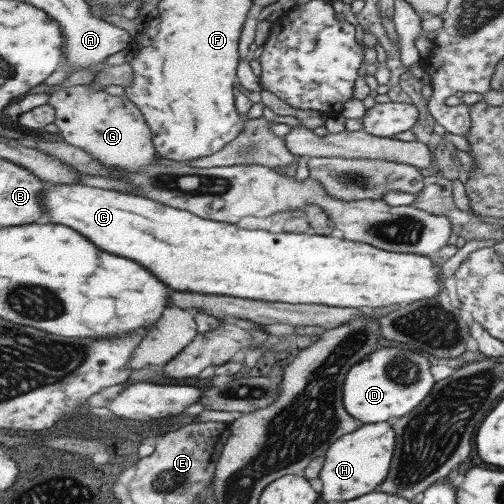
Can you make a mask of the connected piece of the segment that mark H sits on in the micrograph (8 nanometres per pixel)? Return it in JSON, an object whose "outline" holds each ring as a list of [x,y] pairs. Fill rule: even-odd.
{"outline":[[[390,422],[363,424],[361,428],[339,436],[325,452],[318,478],[321,480],[321,498],[327,502],[347,501],[368,495],[385,479],[392,458],[394,431]]]}

